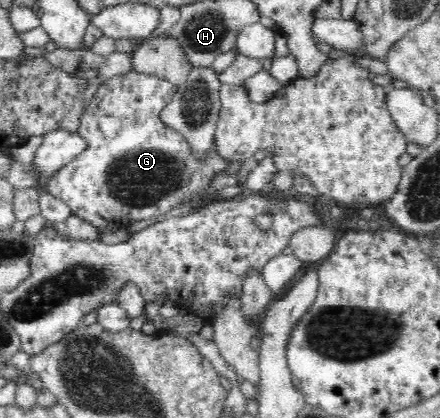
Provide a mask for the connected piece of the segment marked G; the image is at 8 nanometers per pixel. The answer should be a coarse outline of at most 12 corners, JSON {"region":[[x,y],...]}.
{"region":[[103,81],[45,191],[101,232],[204,194],[231,160],[160,123],[177,86]]}

